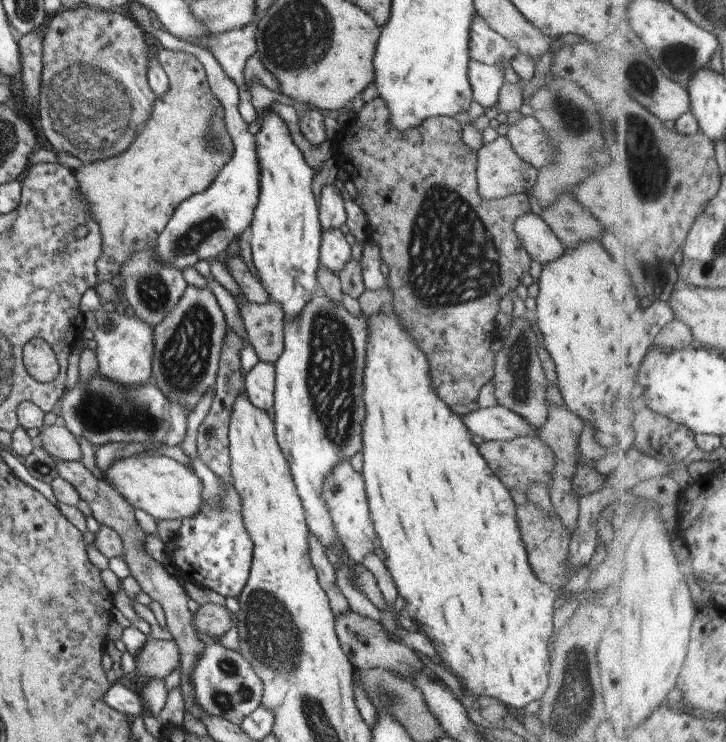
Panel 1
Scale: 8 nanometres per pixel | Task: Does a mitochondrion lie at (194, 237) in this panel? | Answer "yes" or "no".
yes

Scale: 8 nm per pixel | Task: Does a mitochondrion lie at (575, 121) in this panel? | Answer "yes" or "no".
yes

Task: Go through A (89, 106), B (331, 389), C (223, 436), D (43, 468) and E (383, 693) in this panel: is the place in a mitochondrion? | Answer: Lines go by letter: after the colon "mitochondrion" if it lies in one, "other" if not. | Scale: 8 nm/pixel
A: mitochondrion
B: mitochondrion
C: other
D: mitochondrion
E: mitochondrion

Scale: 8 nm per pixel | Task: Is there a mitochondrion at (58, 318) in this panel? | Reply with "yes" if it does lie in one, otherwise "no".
no

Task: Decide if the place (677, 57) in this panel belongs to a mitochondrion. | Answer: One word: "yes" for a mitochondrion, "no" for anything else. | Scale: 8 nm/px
yes

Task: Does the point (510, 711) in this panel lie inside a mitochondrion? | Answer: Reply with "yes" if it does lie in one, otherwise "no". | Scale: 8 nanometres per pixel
no

